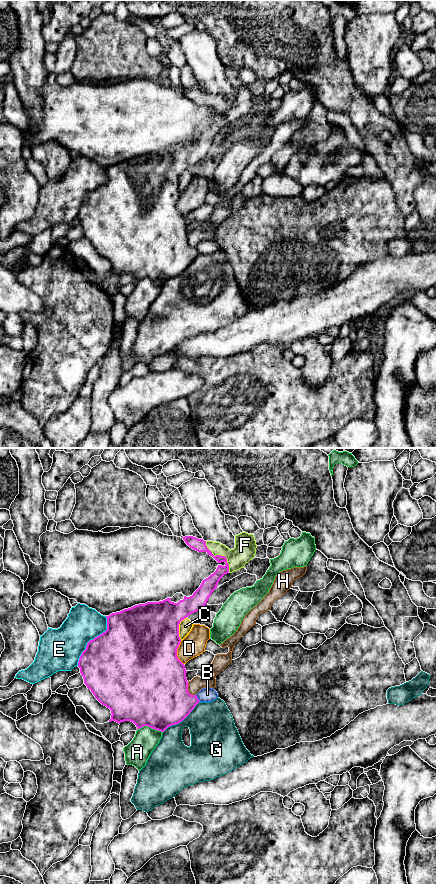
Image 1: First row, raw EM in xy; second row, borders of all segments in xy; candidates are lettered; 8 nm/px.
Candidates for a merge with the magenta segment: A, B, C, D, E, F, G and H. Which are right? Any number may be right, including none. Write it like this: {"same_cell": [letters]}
{"same_cell": ["F"]}

